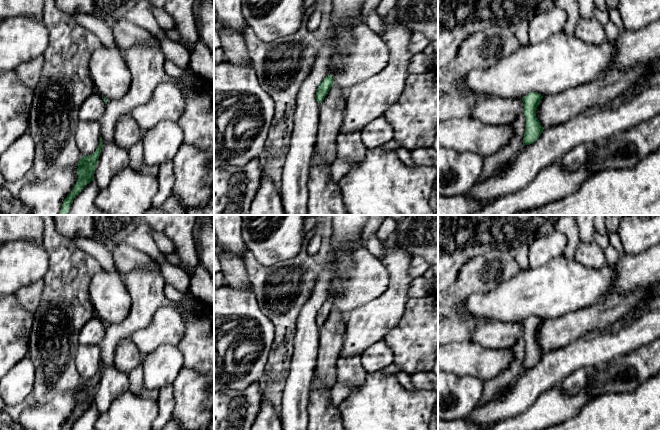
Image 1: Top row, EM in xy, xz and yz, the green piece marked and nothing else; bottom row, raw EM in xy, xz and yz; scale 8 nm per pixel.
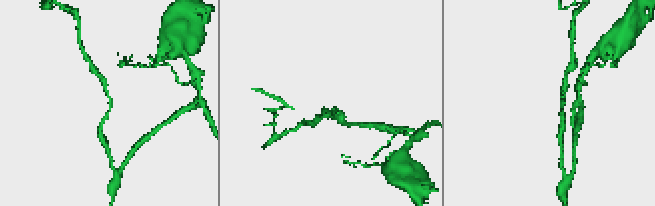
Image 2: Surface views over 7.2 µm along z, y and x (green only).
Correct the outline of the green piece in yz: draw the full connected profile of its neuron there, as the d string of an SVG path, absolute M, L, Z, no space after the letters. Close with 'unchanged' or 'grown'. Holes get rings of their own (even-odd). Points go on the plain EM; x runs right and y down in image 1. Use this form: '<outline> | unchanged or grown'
M536 316L528 317L522 322L524 327L524 340L526 343L523 369L533 368L544 354L536 341L536 334L542 322L543 320Z | unchanged

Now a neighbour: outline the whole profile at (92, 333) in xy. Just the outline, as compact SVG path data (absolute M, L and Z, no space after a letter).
M94 316L82 327L78 341L80 345L99 345L104 339L106 327Z

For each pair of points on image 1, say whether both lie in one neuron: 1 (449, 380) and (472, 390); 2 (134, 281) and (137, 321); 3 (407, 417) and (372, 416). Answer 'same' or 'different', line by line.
1: same
2: same
3: same

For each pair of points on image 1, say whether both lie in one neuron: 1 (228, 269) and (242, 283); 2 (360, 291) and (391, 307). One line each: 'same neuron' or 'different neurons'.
1: same neuron
2: different neurons

